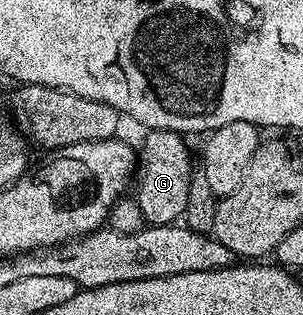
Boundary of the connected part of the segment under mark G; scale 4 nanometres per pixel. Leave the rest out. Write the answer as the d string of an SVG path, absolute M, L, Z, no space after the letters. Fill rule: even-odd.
M146 130L142 150L136 154L136 199L145 221L152 226L169 226L183 217L189 185L196 171L196 158L186 147L187 139L171 130Z

